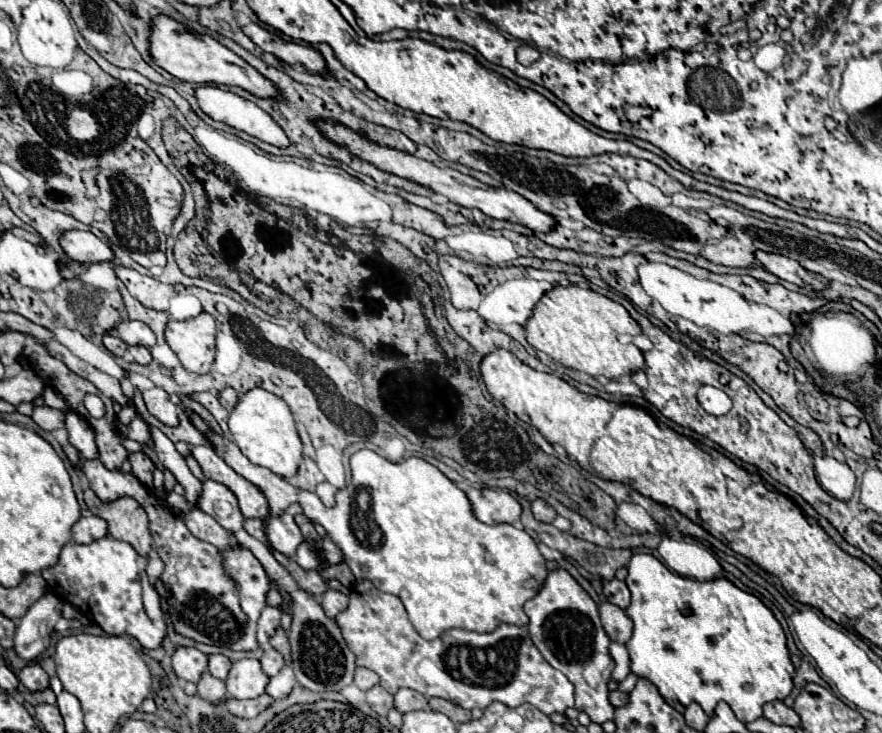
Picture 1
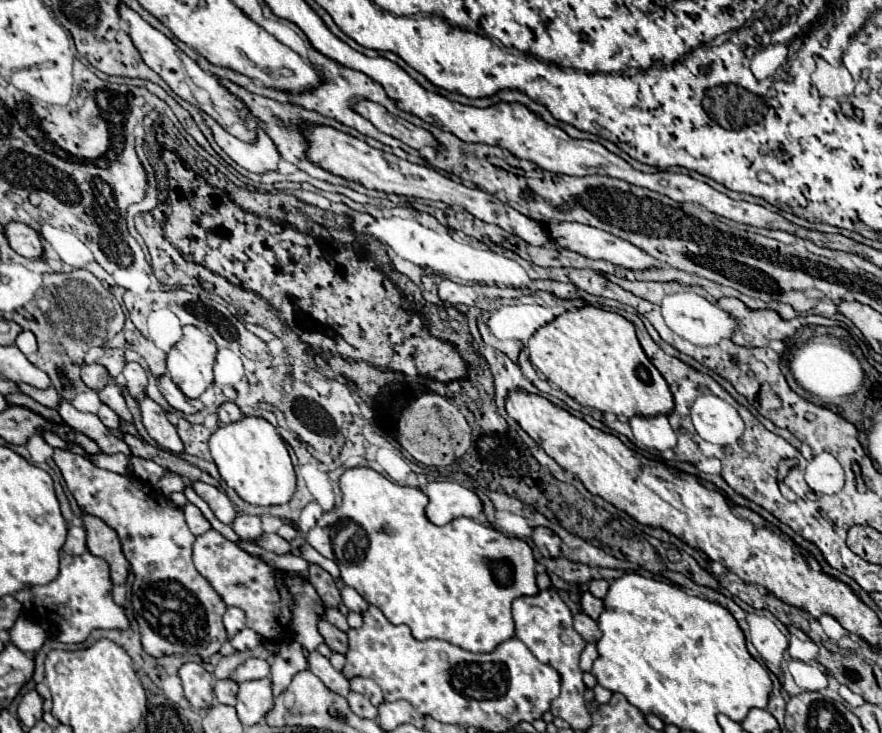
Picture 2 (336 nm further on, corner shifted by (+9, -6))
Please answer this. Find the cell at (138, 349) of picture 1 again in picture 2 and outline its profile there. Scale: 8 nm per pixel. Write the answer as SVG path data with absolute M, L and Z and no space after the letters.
M128 363L122 373L126 377L126 387L128 387L130 395L134 395L134 399L144 395L144 391L146 391L146 371L138 363Z

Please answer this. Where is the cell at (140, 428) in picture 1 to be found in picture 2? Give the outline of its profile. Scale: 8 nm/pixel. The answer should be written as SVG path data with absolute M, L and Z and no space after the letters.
M102 405L102 407L100 407L100 411L98 411L98 417L100 417L100 421L102 421L110 431L120 429L120 417L118 417L110 407Z

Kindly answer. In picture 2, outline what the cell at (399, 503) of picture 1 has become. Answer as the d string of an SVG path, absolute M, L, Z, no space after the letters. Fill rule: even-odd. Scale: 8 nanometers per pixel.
M354 467L340 477L342 505L324 513L308 531L306 541L324 557L336 561L340 577L348 587L354 587L368 603L376 605L390 623L408 625L420 641L442 639L472 653L488 653L498 643L514 637L514 621L510 605L516 597L536 595L534 555L526 541L508 537L494 527L482 525L468 517L458 517L444 527L436 527L426 517L428 497L418 487L398 485L370 467ZM500 563L512 565L512 583L502 585L496 575Z

